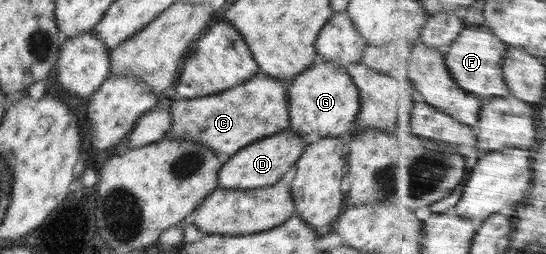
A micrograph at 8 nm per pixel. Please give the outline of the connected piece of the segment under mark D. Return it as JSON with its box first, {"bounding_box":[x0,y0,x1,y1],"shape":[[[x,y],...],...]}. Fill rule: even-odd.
{"bounding_box":[218,130,311,191],"shape":[[[285,130],[241,147],[230,158],[223,159],[222,167],[218,172],[218,189],[245,191],[279,183],[289,168],[297,162],[310,140],[311,137],[300,136]]]}

